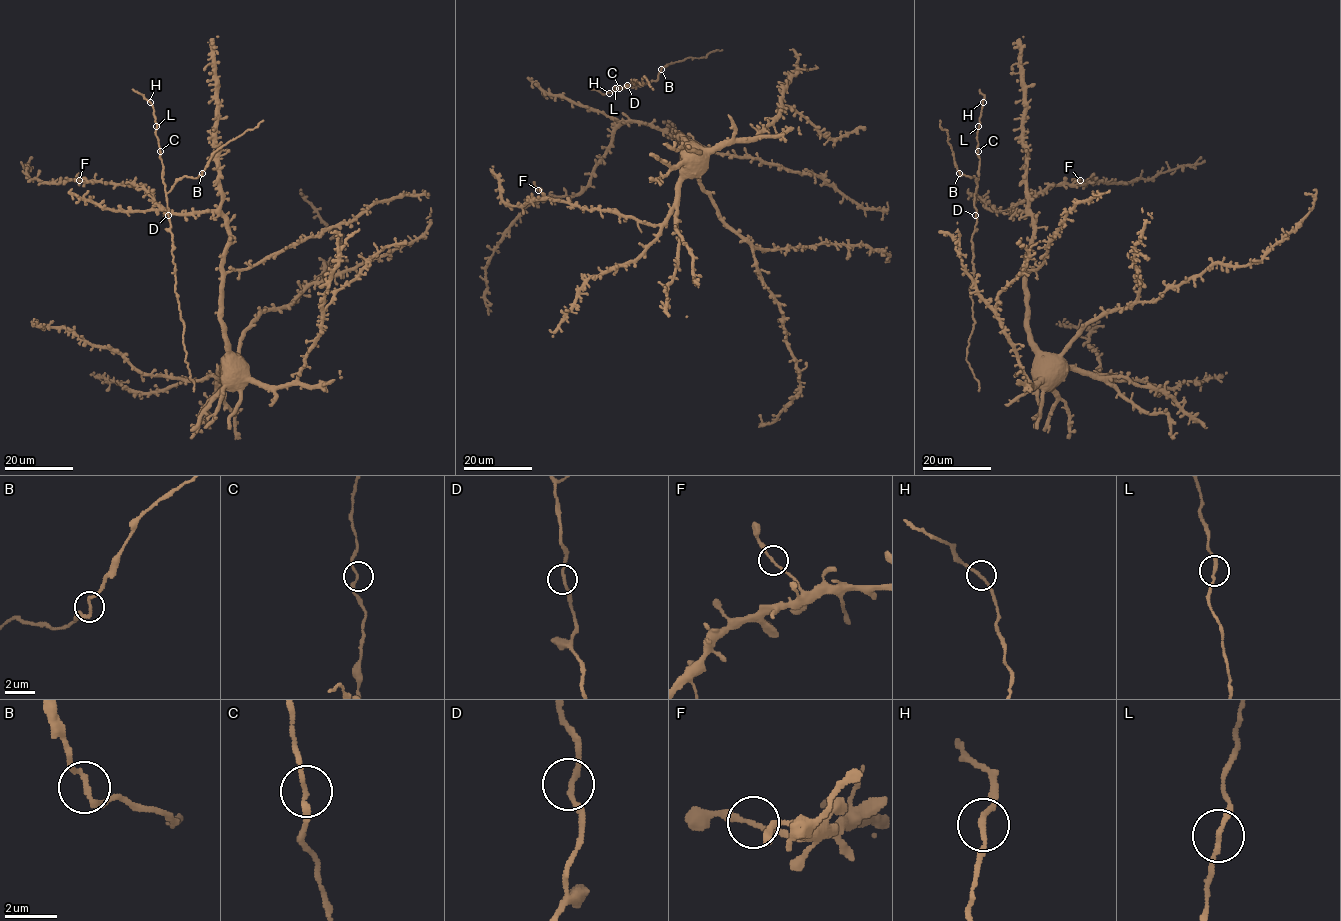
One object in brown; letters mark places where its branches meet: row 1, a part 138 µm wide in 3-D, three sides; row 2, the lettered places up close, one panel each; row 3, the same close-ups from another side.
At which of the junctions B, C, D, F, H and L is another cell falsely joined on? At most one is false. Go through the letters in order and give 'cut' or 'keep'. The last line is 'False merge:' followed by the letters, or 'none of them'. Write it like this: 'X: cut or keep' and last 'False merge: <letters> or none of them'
B: keep
C: keep
D: keep
F: keep
H: keep
L: keep
False merge: none of them

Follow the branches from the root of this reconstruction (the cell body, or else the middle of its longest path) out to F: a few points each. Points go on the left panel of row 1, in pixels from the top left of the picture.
F: (227, 369), (221, 313), (222, 263), (227, 248), (228, 223), (214, 212), (166, 212), (139, 185), (79, 180)

